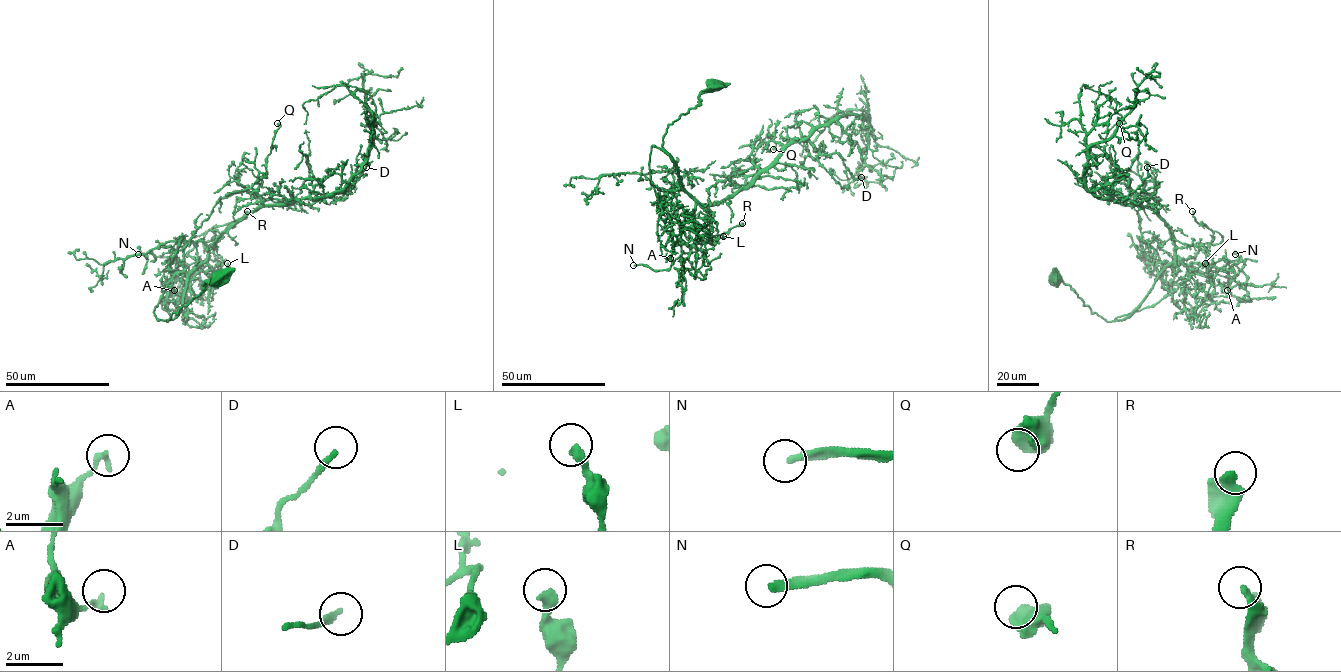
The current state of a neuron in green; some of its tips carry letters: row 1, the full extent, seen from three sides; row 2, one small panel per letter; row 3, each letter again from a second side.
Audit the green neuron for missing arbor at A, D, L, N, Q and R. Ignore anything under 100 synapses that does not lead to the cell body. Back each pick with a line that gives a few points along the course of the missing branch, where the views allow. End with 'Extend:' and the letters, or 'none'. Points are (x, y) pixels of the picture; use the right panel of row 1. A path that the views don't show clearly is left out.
N: missing branch runs (1235, 254), (1224, 274), (1191, 286), (1181, 278)
Extend: N

